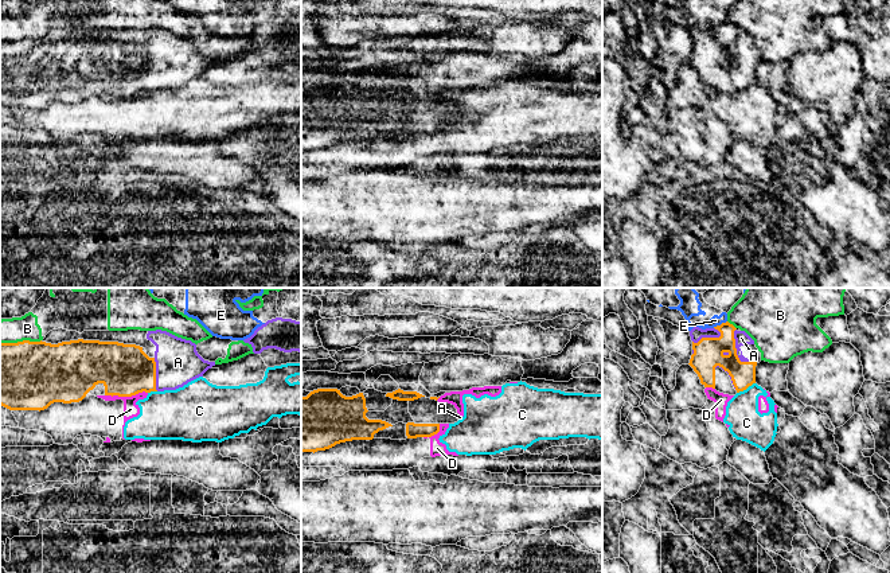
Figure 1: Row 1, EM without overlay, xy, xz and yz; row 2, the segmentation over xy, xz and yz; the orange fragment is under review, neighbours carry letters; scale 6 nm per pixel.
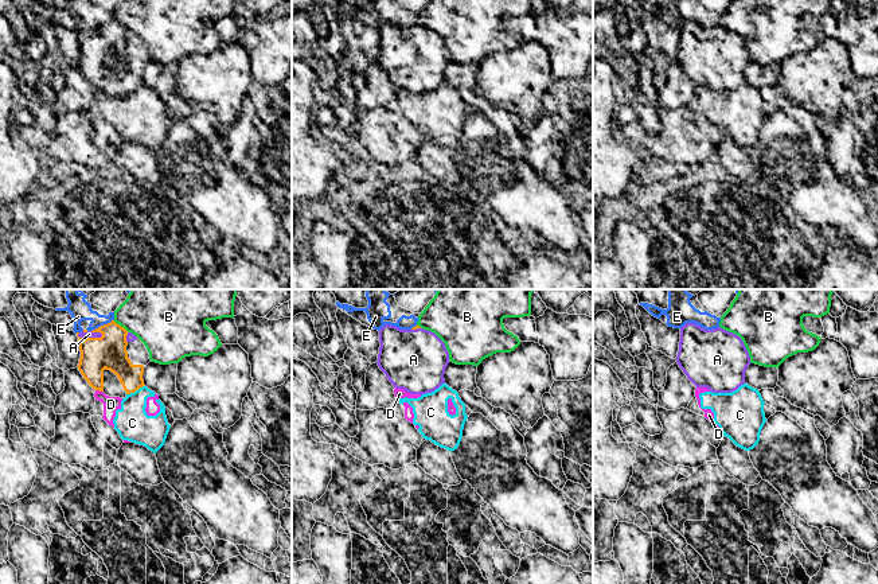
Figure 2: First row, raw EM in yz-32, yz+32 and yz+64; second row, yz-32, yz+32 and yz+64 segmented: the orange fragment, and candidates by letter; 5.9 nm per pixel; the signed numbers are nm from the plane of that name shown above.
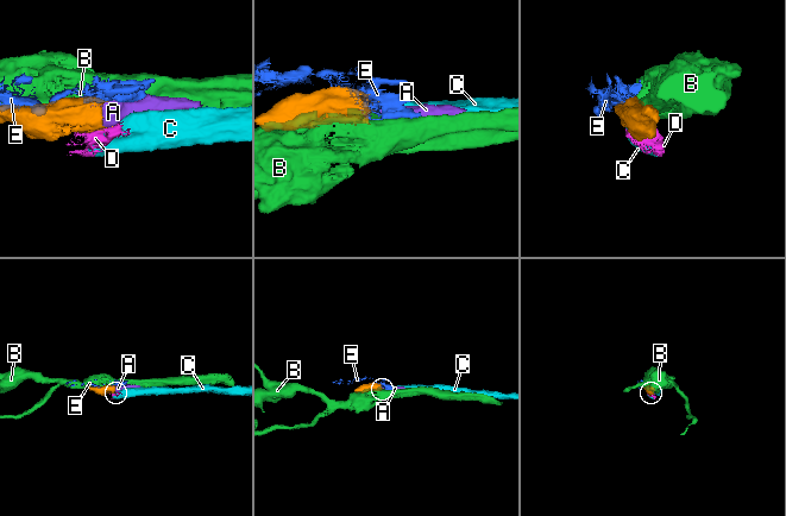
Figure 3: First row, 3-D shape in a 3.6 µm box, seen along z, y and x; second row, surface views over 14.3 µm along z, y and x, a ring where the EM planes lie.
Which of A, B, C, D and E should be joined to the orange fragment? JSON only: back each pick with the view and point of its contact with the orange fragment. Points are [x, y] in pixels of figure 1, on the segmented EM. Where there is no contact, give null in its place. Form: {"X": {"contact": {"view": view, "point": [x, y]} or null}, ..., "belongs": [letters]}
{"A": {"contact": {"view": "yz", "point": [736, 351]}}, "belongs": ["A"]}

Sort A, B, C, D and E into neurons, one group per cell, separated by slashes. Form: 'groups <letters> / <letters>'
groups A / B / C D / E

